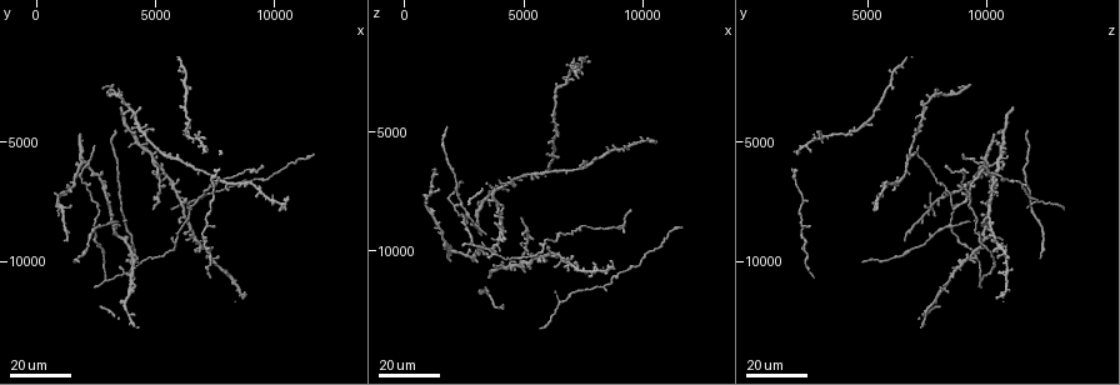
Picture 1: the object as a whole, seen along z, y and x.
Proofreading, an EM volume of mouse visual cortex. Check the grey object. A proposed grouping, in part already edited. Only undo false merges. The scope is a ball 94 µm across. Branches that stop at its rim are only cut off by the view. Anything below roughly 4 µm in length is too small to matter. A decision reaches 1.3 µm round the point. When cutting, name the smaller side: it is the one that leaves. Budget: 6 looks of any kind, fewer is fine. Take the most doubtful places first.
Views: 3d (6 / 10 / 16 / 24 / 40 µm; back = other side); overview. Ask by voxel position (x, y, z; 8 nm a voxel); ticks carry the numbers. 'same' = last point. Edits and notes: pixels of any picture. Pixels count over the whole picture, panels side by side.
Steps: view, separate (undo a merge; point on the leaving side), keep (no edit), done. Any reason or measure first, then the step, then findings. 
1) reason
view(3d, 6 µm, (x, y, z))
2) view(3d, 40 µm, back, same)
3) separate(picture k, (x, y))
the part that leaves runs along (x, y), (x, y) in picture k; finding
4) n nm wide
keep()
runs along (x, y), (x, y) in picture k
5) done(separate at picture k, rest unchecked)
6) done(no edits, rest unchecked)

looks like a crossing
view(3d, 16 µm, (6300, 4100, 5000))

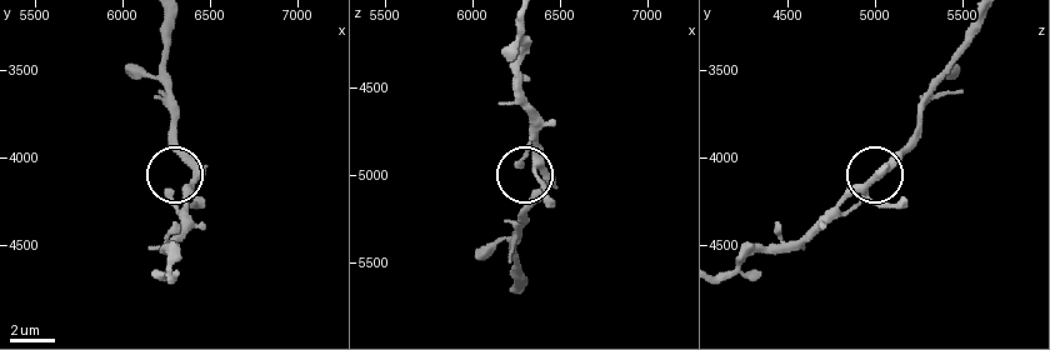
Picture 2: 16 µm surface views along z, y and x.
zoom in
view(3d, 10 µm, (6380, 4180, 4920))

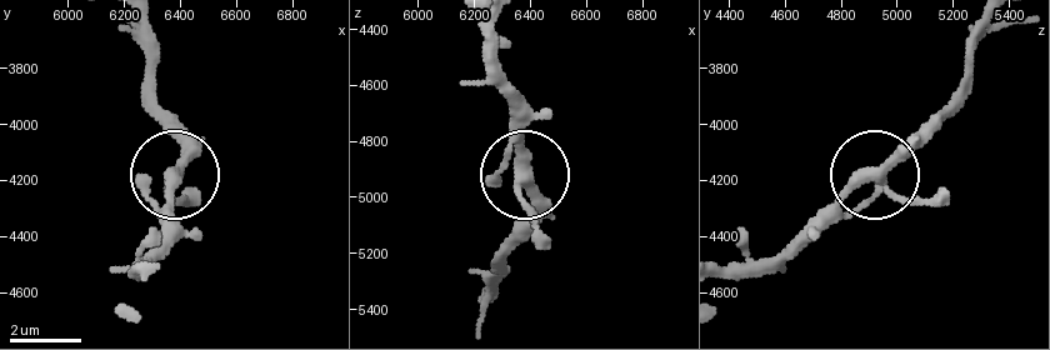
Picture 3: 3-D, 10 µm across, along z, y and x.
keep()
continuous, no second neuron

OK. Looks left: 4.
four-way junction
view(3d, 24 µm, (9300, 6100, 9100))

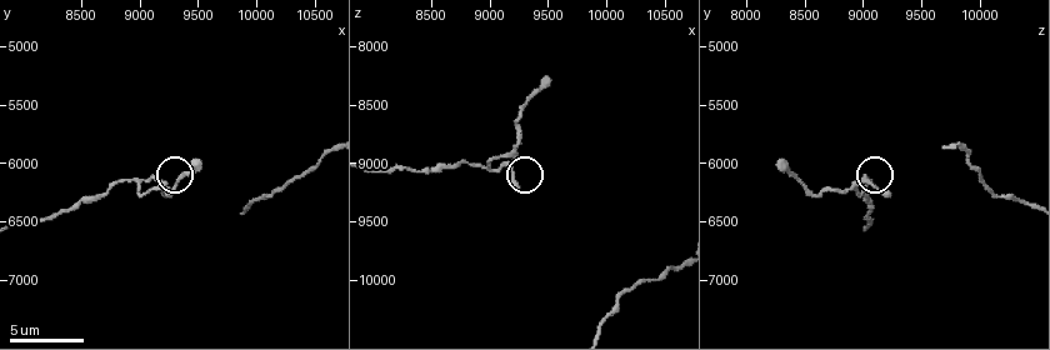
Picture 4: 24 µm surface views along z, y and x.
zoom in
view(3d, 10 µm, (9160, 6140, 9040))

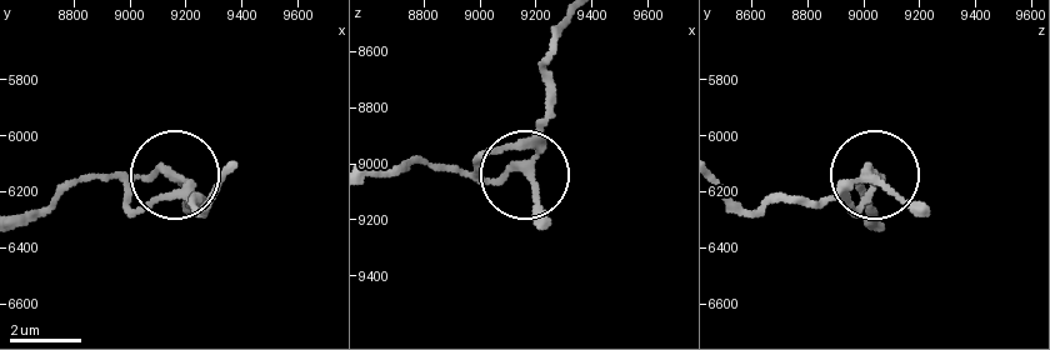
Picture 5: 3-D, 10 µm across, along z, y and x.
side arm 8 µm
keep()
all the same neuron

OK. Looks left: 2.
view(3d, 24 µm, (4200, 3800, 7300))

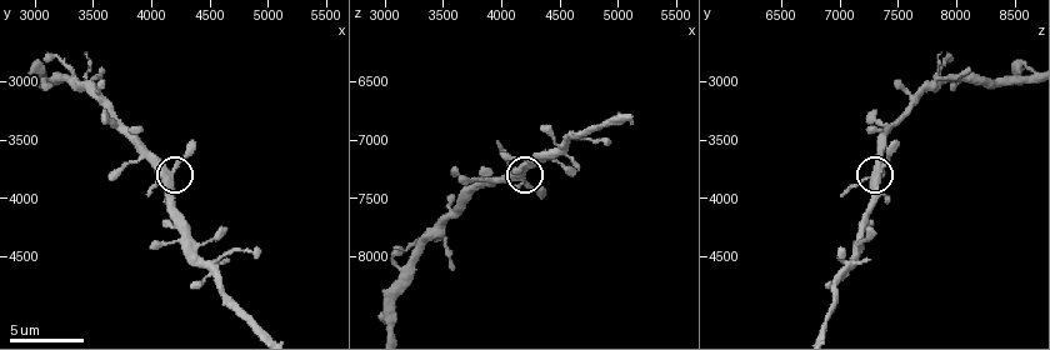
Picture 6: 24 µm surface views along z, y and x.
closer look
view(3d, 6 µm, (4160, 3740, 7360))

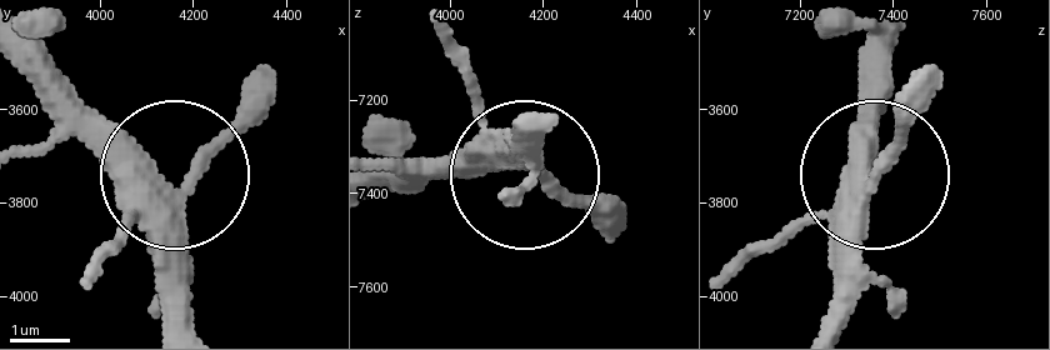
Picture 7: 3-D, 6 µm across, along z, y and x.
420 nm wide
keep()
continuous, no second neuron

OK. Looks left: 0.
done(no edits, rest unchecked)

